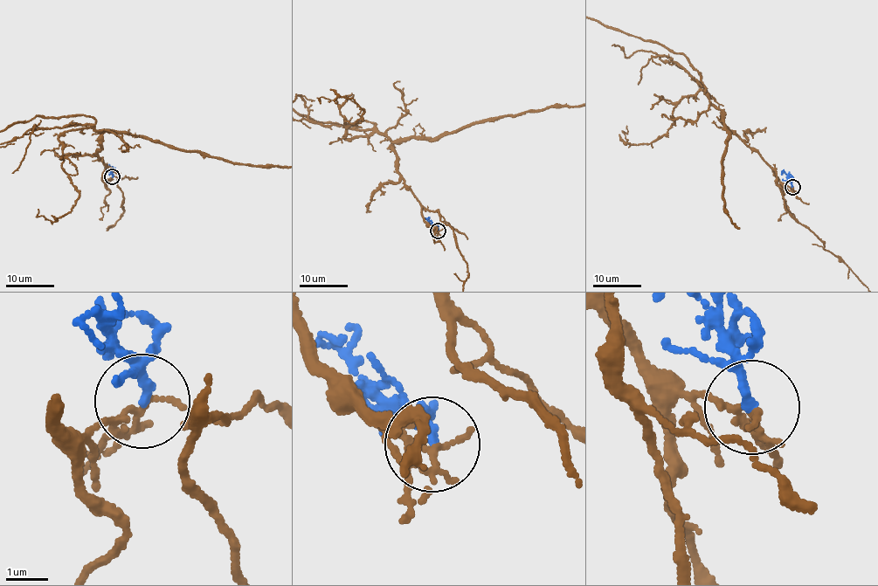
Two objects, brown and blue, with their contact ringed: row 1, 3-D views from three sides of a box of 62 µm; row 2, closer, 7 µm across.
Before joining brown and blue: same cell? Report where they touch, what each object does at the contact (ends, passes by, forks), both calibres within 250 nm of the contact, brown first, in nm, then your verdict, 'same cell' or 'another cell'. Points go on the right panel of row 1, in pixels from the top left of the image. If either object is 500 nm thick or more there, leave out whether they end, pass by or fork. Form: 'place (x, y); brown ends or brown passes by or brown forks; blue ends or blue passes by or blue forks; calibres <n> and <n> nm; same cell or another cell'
place (792, 187); brown forks; blue ends; calibres 110 and 200 nm; another cell

